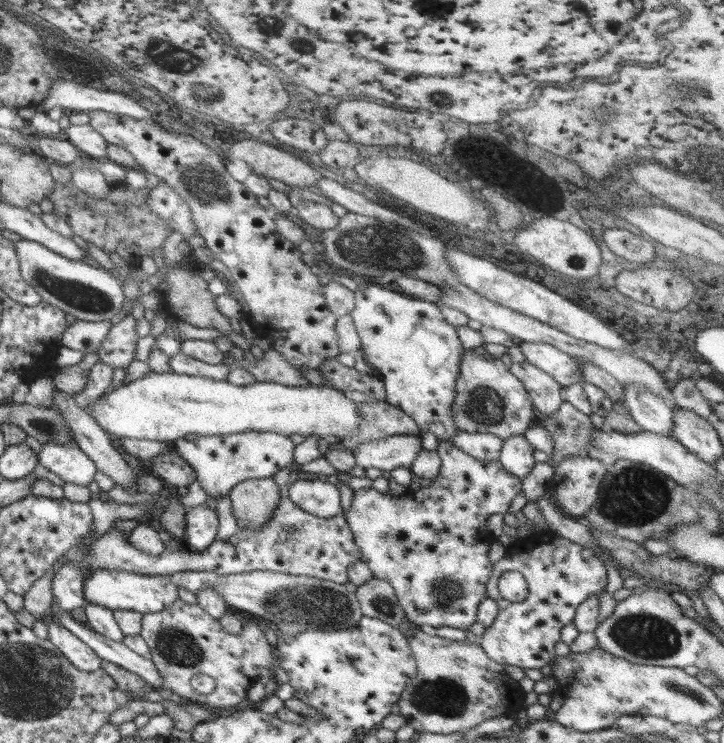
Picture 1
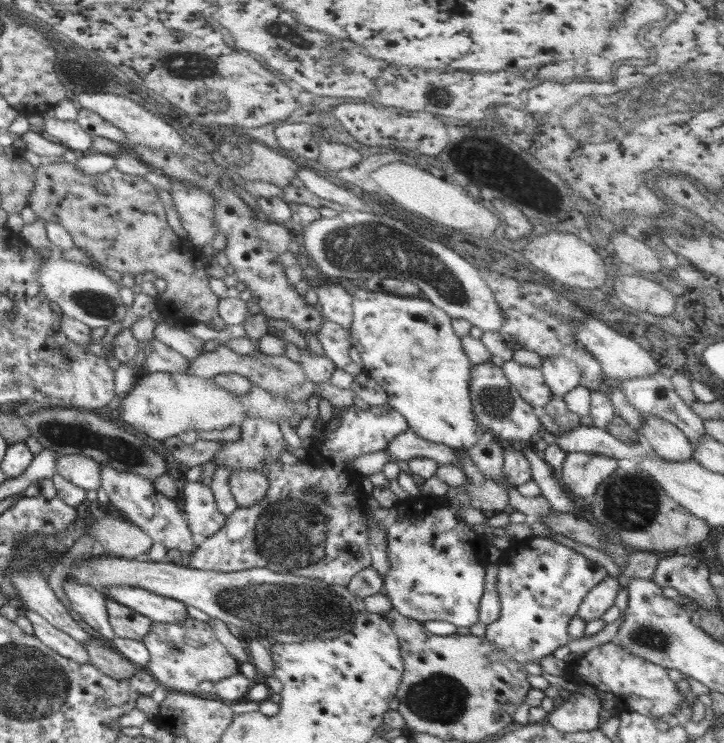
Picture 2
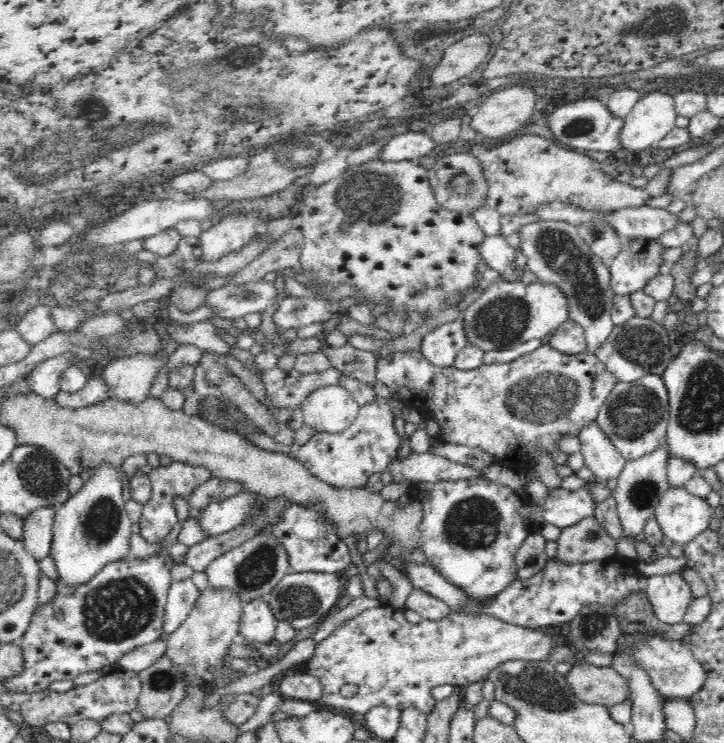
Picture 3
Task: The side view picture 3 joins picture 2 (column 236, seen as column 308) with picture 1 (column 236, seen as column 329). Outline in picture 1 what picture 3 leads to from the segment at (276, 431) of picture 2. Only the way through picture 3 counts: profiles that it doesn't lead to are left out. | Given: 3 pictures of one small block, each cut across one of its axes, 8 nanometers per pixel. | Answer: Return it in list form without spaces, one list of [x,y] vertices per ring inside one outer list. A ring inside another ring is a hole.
[[[246,431],[223,436],[196,438],[194,442],[185,437],[174,440],[178,454],[193,469],[202,489],[206,494],[217,498],[228,496],[236,483],[246,479],[274,476],[276,471],[290,467],[294,461],[295,445],[290,437],[277,432]]]

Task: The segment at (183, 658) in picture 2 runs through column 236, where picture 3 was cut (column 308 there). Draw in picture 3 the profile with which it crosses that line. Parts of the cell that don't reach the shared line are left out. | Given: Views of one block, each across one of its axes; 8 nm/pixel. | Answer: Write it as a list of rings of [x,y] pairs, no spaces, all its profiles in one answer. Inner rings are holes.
[[[386,603],[366,609],[340,624],[328,638],[316,645],[314,656],[302,664],[305,667],[301,672],[320,679],[323,685],[320,701],[326,707],[328,705],[335,707],[336,710],[352,710],[363,715],[376,706],[395,707],[401,710],[416,708],[428,716],[437,704],[432,695],[436,686],[450,684],[461,688],[480,680],[485,681],[489,672],[508,660],[548,660],[552,649],[561,643],[564,643],[564,640],[558,631],[544,633],[542,628],[532,630],[508,624],[488,614],[466,615],[451,612],[440,620],[424,618],[420,624],[410,624],[404,616],[404,610]],[[346,684],[358,686],[358,694],[350,698],[342,696],[340,689]]]

